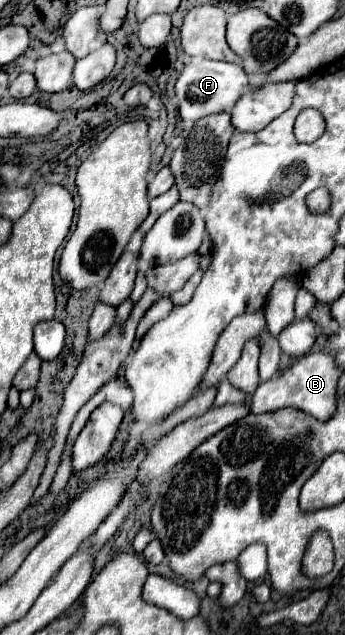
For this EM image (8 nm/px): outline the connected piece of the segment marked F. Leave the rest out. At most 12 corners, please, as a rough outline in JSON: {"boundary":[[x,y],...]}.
{"boundary":[[192,61],[176,81],[182,119],[230,111],[248,89],[238,63]]}

